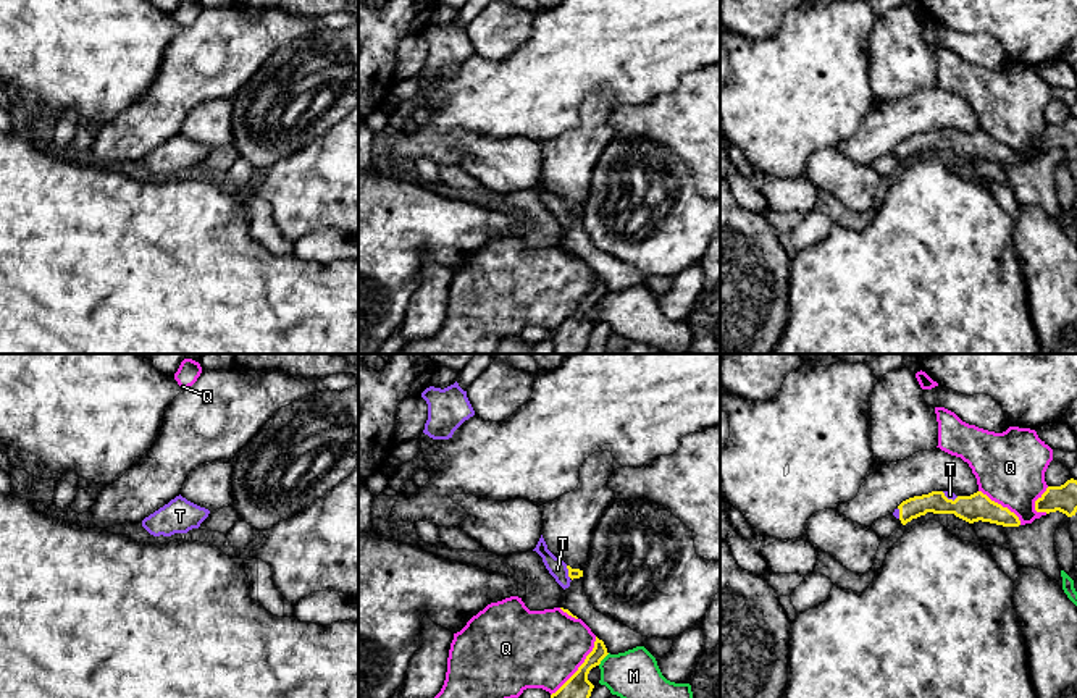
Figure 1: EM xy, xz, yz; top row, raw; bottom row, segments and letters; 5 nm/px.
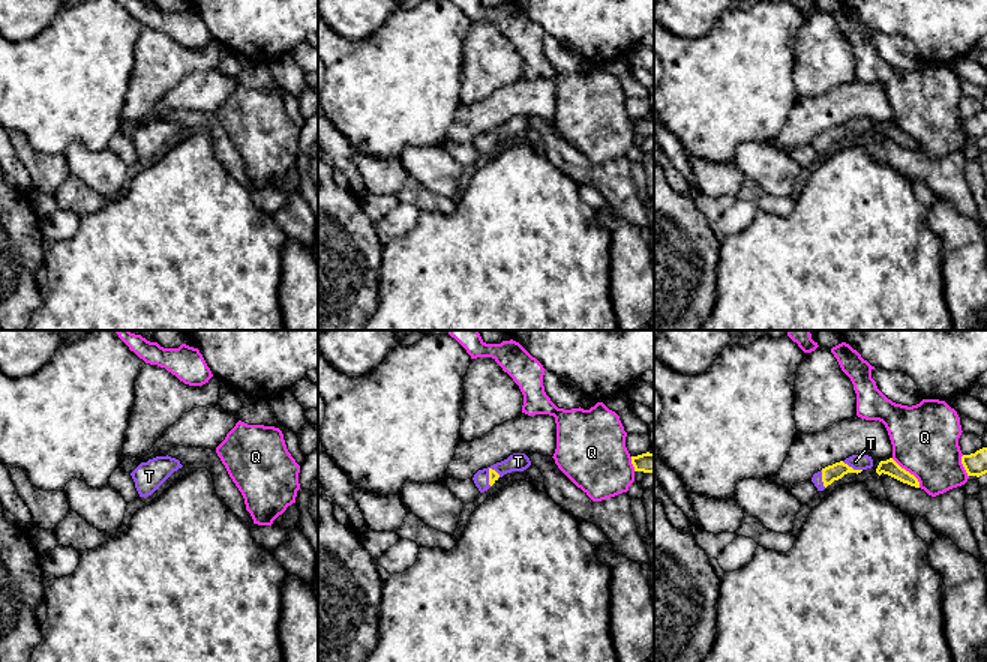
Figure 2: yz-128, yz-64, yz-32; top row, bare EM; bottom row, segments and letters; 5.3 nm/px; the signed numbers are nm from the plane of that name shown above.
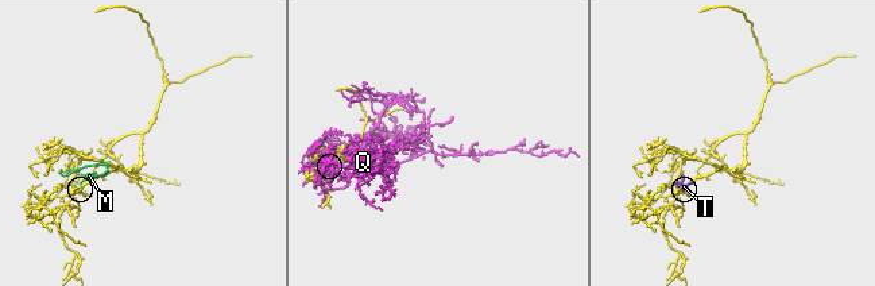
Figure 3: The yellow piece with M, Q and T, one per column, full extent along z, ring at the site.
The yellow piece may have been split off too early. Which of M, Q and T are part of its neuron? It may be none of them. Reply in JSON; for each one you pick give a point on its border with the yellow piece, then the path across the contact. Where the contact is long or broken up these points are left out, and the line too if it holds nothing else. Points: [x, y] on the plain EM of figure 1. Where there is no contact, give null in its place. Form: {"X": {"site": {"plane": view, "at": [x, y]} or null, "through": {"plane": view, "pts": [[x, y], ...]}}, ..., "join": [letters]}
{"T": {"site": {"plane": "yz", "at": [950, 138]}, "through": {"plane": "yz", "pts": [[977, 144], [959, 144], [950, 138], [950, 133]]}}, "join": ["T"]}

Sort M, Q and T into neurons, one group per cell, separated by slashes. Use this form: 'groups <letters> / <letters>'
groups M / Q / T

